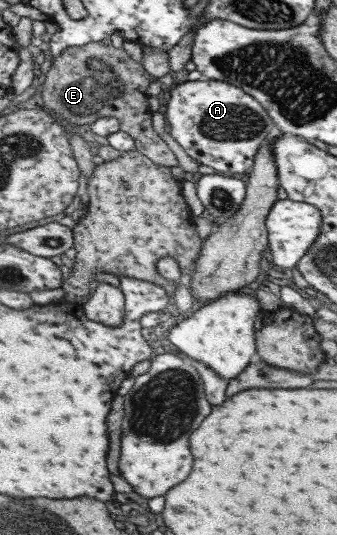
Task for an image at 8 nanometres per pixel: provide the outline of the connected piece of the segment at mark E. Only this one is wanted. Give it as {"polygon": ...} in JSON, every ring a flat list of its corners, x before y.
{"polygon":[[102,42,86,43,79,47,66,47,63,54,52,59,50,68,45,74,42,85,41,101,46,109,59,115,69,124,87,125,102,117,115,117,119,122,119,130,124,131,134,139,134,150,144,155,157,165,170,168,177,166,177,159,167,148,165,142,151,128,152,112,147,105,148,96,145,91,149,82,154,79,140,63,135,63,123,48,104,45]]}

